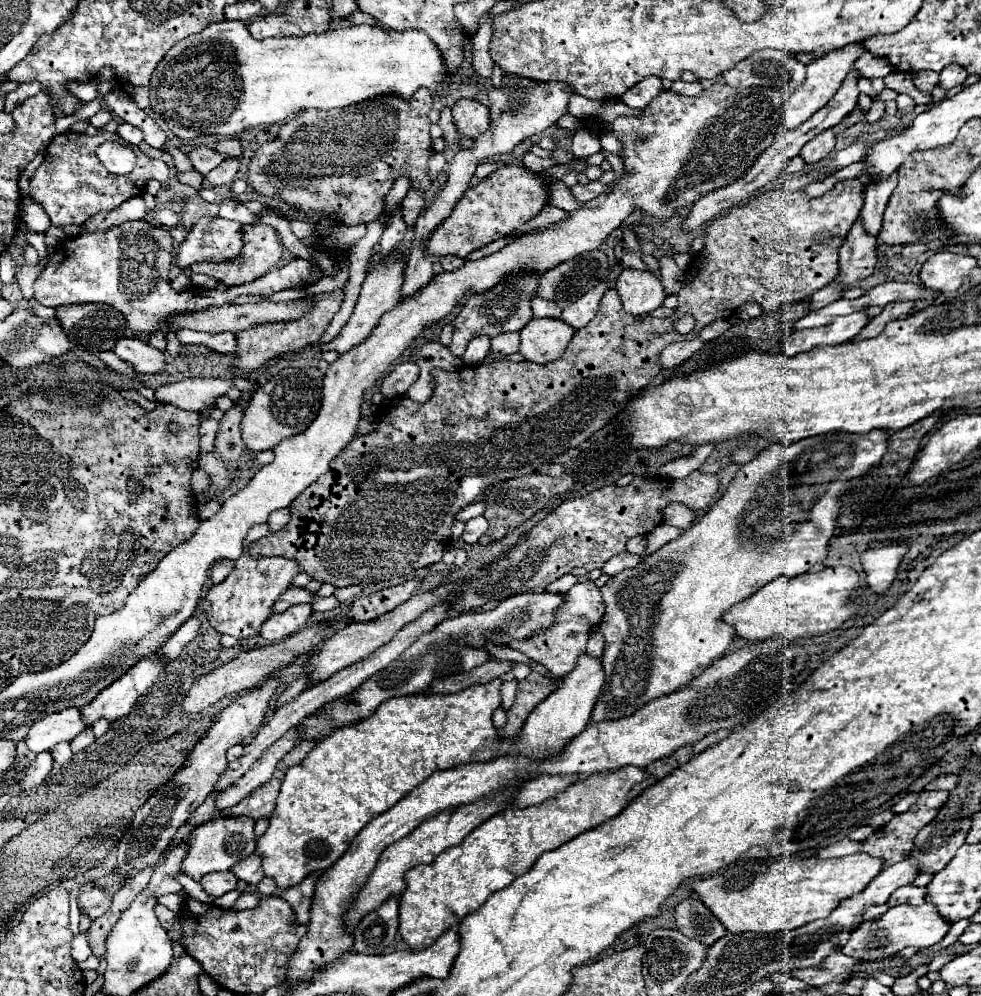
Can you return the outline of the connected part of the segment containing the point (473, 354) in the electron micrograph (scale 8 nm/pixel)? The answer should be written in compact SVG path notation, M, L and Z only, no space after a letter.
M477 336L469 342L467 346L467 352L463 354L463 362L467 366L475 366L479 364L491 350L491 342L489 342L489 336Z

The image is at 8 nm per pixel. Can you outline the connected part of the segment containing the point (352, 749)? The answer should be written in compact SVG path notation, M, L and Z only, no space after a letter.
M500 678L487 684L473 684L457 694L413 694L389 698L379 704L373 716L351 726L335 730L333 736L317 742L307 758L285 772L277 806L271 812L265 834L257 840L257 854L263 858L265 876L273 878L279 888L291 888L305 874L331 868L353 838L375 816L393 808L407 792L425 782L435 768L445 770L467 762L491 760L499 744L499 732L491 722L493 710L501 704Z

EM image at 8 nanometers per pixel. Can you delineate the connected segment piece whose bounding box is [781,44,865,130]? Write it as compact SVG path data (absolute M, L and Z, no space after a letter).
M849 44L837 52L829 52L825 56L821 56L817 62L807 66L807 78L801 82L801 86L791 94L787 106L785 106L785 116L783 116L783 126L785 130L795 130L797 126L801 126L805 120L809 120L809 116L813 116L813 112L817 112L817 108L823 108L839 90L839 86L843 84L845 76L849 74L849 70L853 68L853 62L865 52L865 48L861 44Z

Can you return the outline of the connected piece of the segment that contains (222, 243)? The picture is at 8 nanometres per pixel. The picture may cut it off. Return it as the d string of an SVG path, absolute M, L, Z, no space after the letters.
M221 216L201 218L179 246L177 264L189 268L193 262L215 260L227 262L239 256L243 248L241 228L237 222L227 222Z

